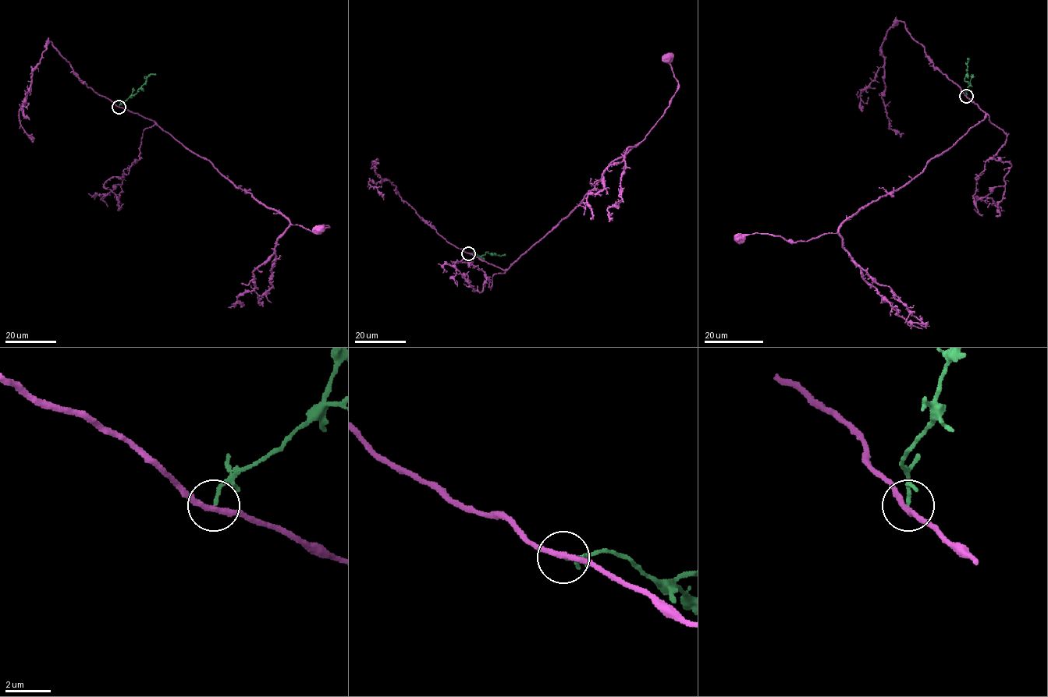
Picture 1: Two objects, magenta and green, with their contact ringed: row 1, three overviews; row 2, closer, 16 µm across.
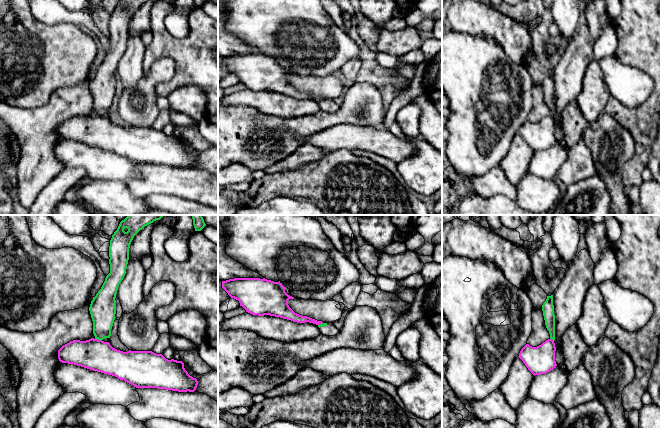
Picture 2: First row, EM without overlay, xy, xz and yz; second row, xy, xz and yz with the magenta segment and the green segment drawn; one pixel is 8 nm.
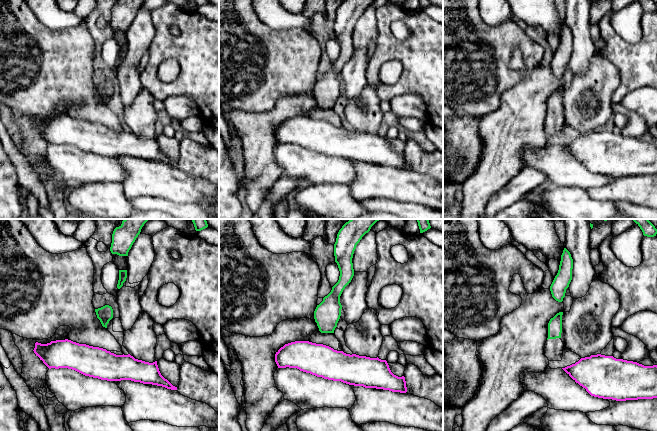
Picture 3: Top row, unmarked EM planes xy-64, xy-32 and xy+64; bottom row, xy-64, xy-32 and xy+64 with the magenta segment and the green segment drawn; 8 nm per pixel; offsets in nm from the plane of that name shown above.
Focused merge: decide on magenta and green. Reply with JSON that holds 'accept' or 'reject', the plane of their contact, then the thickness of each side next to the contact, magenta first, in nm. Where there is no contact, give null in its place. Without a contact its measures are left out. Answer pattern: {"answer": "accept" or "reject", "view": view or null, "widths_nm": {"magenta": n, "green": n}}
{"answer": "reject", "view": "xy", "widths_nm": {"magenta": 260, "green": 200}}

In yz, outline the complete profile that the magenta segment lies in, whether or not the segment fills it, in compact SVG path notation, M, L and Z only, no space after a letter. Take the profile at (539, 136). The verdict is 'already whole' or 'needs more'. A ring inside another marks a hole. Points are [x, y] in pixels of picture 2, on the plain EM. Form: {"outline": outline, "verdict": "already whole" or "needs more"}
{"outline": "M548 115L537 123L526 120L521 125L518 133L535 152L546 150L557 142L555 137L555 127L556 123L554 117Z", "verdict": "already whole"}

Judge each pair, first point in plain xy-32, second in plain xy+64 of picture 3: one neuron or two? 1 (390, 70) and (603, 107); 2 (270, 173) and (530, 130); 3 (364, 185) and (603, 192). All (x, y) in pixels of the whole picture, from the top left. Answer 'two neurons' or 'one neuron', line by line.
1: one neuron
2: one neuron
3: one neuron

